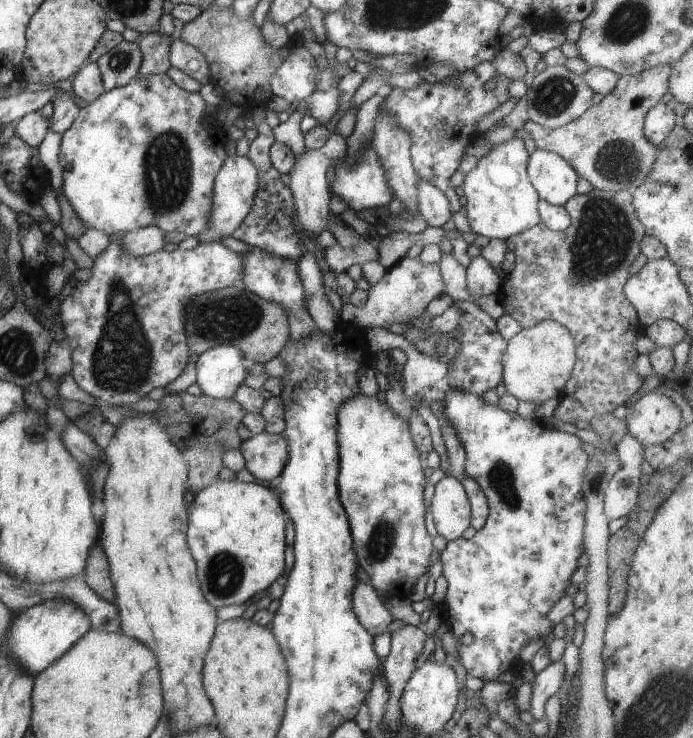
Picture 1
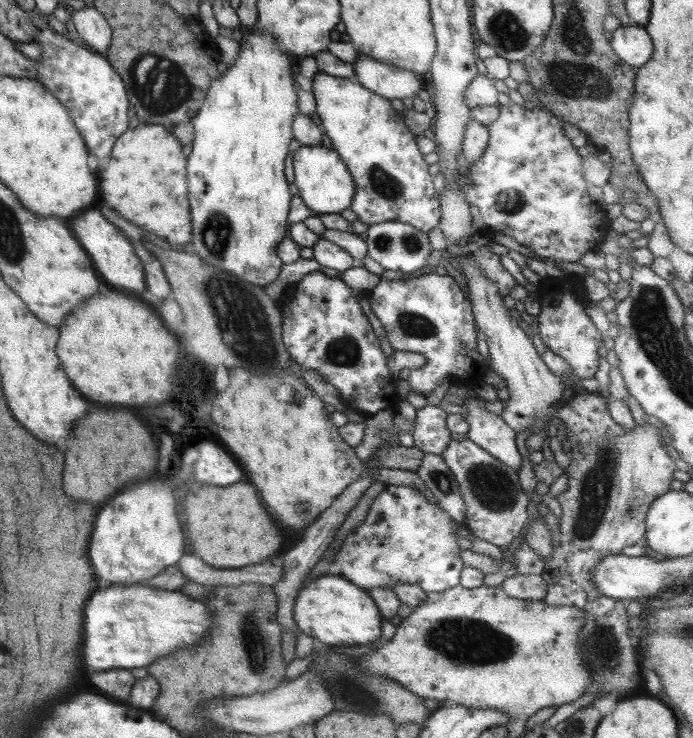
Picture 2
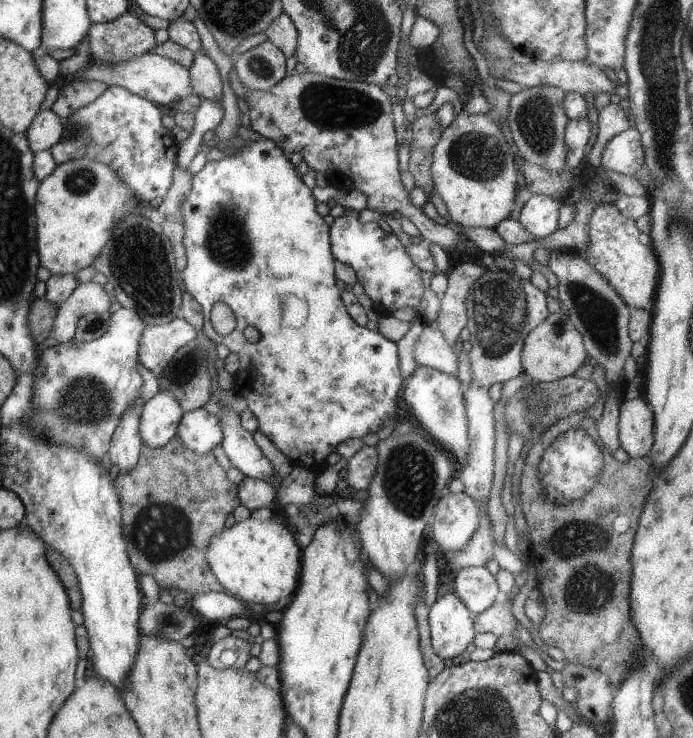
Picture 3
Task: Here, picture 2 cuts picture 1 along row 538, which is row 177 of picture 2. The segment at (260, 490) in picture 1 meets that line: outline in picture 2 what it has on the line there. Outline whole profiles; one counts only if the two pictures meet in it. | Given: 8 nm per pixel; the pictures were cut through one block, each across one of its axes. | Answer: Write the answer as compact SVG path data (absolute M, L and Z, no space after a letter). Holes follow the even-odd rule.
M254 26L251 28L240 28L236 33L239 49L236 58L226 71L220 75L219 78L211 81L206 97L199 110L195 113L192 120L192 127L194 130L191 146L193 146L193 154L187 156L187 190L189 190L189 212L191 212L191 236L190 240L193 245L193 251L199 255L208 265L214 266L217 269L223 269L225 273L231 273L245 282L264 287L273 282L279 274L282 262L277 258L276 246L277 243L285 236L285 228L287 228L287 213L290 201L291 186L287 184L284 173L284 161L290 157L287 151L287 146L291 140L294 139L292 135L292 122L295 115L298 113L297 91L298 86L295 80L291 78L294 74L289 63L288 54L278 45L278 42L270 37L268 34L260 33L255 30Z

